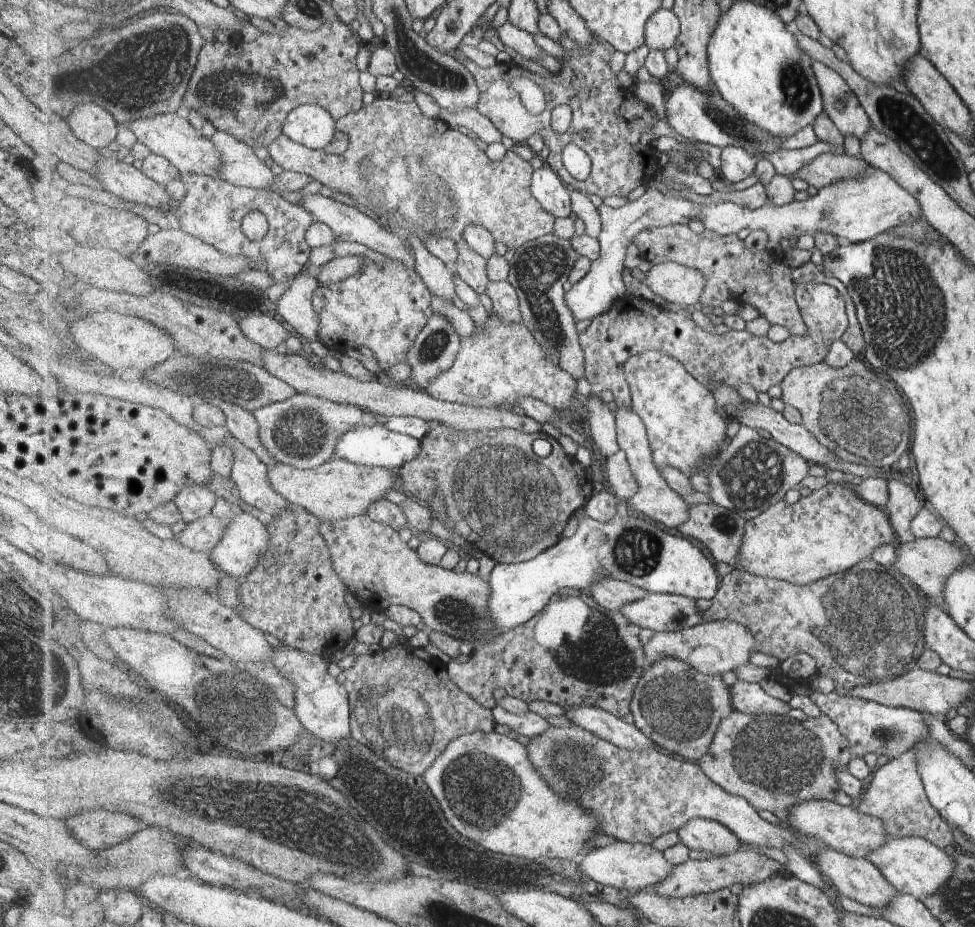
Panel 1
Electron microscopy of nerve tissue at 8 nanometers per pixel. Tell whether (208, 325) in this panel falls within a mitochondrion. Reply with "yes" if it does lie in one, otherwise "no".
no

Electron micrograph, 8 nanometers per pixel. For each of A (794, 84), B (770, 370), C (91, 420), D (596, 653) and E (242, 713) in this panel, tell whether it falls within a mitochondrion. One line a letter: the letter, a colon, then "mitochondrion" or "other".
A: mitochondrion
B: other
C: other
D: mitochondrion
E: mitochondrion

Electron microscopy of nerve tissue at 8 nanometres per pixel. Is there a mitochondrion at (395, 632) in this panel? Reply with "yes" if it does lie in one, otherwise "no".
no

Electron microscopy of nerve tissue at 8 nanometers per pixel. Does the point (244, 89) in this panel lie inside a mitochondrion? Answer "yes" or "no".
yes

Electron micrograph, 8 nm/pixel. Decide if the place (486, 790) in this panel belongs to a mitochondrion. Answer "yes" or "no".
yes

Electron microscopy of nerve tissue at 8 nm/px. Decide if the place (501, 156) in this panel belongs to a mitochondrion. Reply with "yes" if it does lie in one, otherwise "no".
no

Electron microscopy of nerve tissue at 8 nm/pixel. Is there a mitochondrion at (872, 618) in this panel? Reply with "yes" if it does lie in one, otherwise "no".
yes

